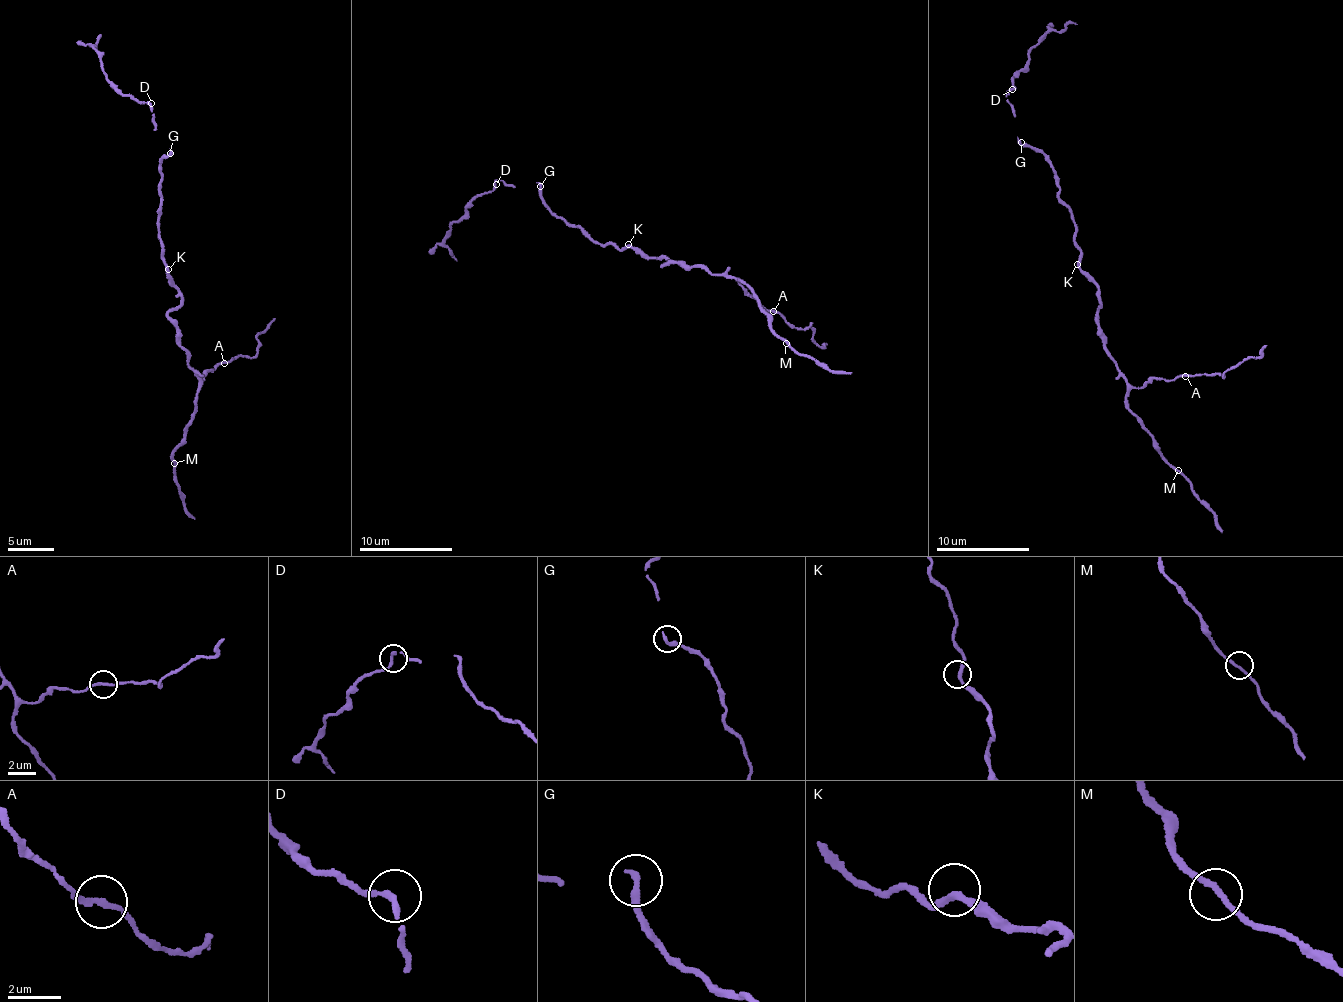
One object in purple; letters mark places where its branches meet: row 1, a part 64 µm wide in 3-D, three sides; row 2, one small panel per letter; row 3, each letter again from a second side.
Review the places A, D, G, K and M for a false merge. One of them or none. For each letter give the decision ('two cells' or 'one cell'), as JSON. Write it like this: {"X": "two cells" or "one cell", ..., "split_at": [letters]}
{"A": "one cell", "D": "one cell", "G": "one cell", "K": "one cell", "M": "one cell", "split_at": []}

